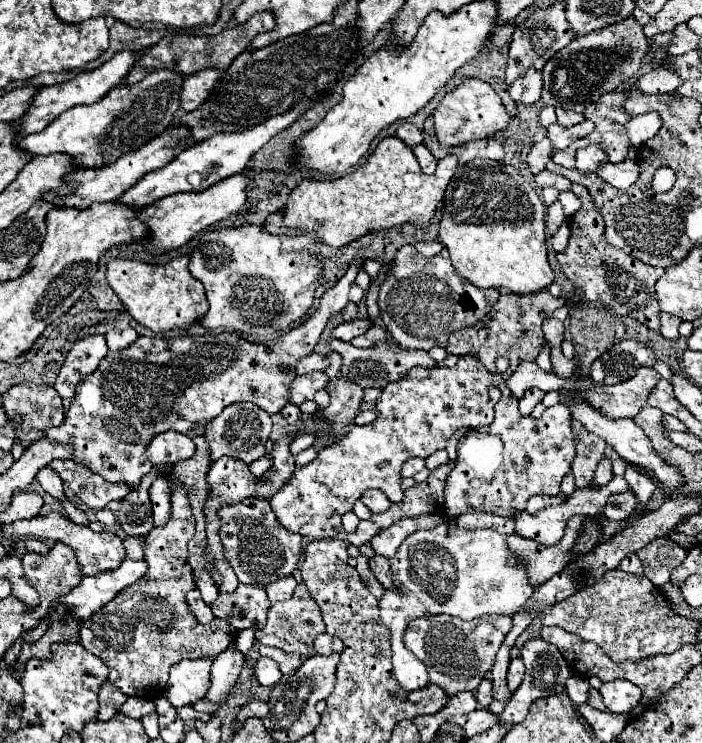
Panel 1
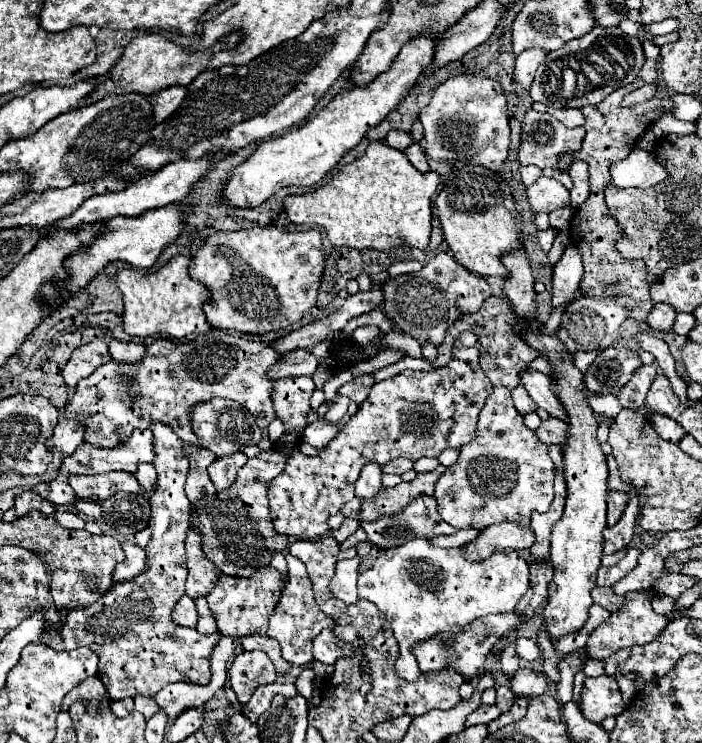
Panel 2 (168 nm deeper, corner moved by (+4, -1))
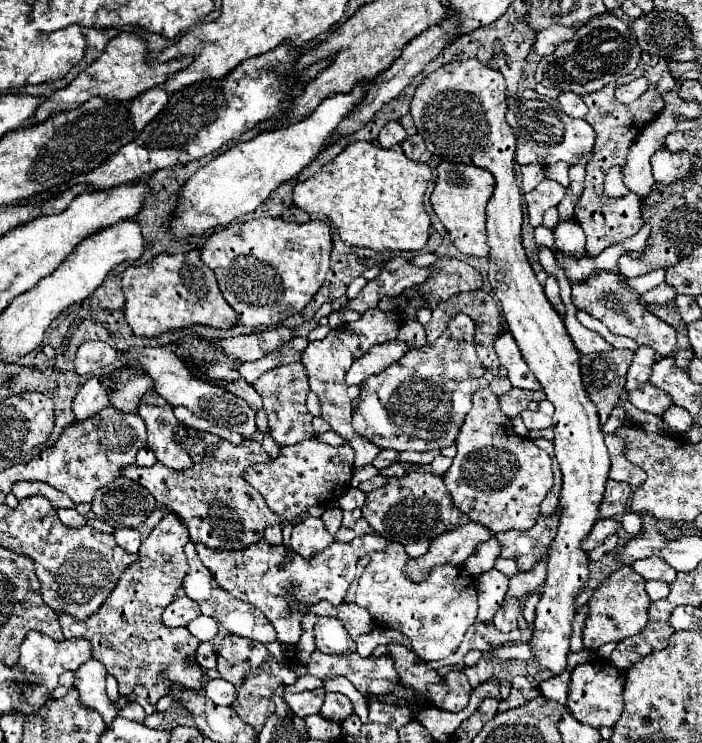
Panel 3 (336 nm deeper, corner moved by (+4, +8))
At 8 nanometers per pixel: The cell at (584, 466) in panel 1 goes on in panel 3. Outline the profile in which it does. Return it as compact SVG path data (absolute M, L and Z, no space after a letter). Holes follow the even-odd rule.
M523 410L523 422L529 430L537 430L537 428L549 428L549 416L545 416L543 412L529 412Z

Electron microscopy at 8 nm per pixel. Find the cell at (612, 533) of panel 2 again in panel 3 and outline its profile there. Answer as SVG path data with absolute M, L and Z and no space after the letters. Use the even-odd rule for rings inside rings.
M599 520L599 524L595 524L595 528L591 530L591 536L587 536L587 540L583 542L583 548L593 550L595 546L601 546L609 534L617 534L621 530L621 522L617 520Z

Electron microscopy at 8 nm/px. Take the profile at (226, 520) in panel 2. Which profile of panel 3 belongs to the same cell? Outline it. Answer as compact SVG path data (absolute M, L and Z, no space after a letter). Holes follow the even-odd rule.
M185 424L179 426L179 436L183 436L183 444L187 444L187 452L191 452L191 458L195 460L193 468L187 472L171 472L171 468L157 462L151 468L121 468L121 476L145 486L157 502L169 506L185 522L193 542L201 542L211 550L245 550L263 538L267 526L281 524L279 516L267 508L263 496L243 478L247 466L271 462L271 456L263 450L261 442L247 440L241 446L233 446L231 442L221 440L219 446L207 446L197 438L195 430ZM207 448L211 448L215 456L205 458L203 452L207 452Z

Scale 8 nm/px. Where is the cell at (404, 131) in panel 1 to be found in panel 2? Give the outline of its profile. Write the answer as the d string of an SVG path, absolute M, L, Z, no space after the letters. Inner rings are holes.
M389 131L387 137L385 137L385 143L393 149L399 149L399 151L405 151L413 141L409 137L409 133L405 131Z

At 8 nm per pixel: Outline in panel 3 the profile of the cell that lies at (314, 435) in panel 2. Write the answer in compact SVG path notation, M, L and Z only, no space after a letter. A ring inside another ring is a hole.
M369 308L361 316L361 320L351 322L345 328L331 330L323 340L309 342L309 346L305 348L305 352L301 356L301 362L303 362L303 366L307 370L307 376L309 376L309 386L319 396L323 420L329 422L331 430L337 432L339 436L343 436L355 448L355 468L363 468L363 466L371 464L381 450L375 444L371 444L369 440L363 440L363 438L355 436L355 432L351 428L353 404L351 404L351 400L347 396L345 374L351 368L351 364L357 358L361 358L369 348L373 348L377 344L385 344L385 342L397 338L397 330L401 326L399 322L401 322L399 314L395 314L395 312L381 312L379 308Z

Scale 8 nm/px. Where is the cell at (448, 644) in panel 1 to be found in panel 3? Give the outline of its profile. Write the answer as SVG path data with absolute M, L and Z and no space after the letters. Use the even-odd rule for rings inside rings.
M543 560L543 564L537 564L531 572L521 572L519 576L515 576L515 580L509 582L509 590L507 590L505 600L509 600L509 598L525 600L529 594L537 592L537 588L543 586L543 582L545 582L545 576L547 576L545 568L547 566Z

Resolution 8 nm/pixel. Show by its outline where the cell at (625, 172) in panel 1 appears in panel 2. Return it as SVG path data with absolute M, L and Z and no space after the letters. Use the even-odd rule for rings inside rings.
M633 149L627 159L613 163L611 177L617 187L653 187L667 179L667 171L643 149Z

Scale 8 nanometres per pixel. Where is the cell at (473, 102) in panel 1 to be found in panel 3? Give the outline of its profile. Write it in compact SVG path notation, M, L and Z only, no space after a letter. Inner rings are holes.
M463 60L463 62L449 62L431 76L423 80L423 84L415 90L415 96L411 100L409 114L415 120L417 132L427 142L427 150L435 156L441 156L449 162L463 162L473 164L479 168L489 170L495 176L495 194L487 204L487 244L489 244L489 284L503 304L503 316L507 322L509 332L513 334L517 346L523 352L523 358L527 360L531 372L535 372L537 380L541 382L543 392L547 394L547 400L555 406L553 414L553 432L555 432L555 456L559 460L561 472L563 472L563 490L559 494L559 532L555 540L551 542L551 556L547 560L547 580L543 584L543 594L537 604L537 618L533 626L533 638L531 646L535 650L535 658L527 662L527 672L537 682L557 676L567 668L567 654L569 654L569 638L571 638L571 622L577 614L575 600L577 596L587 588L589 582L589 552L581 548L581 542L589 536L593 524L599 520L599 504L603 500L605 484L609 480L609 452L603 442L601 422L595 404L587 396L587 390L583 386L581 378L581 364L579 364L579 352L573 346L573 340L567 334L567 328L563 324L563 318L555 312L551 302L547 300L543 286L537 282L535 272L525 256L525 248L521 244L521 190L515 180L513 170L513 156L515 156L515 134L513 128L507 124L507 88L505 80L499 72L493 68L487 68L479 60Z

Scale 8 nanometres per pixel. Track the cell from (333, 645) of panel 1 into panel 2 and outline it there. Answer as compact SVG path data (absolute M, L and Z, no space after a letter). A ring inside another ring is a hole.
M323 629L313 641L313 657L321 663L333 665L337 659L347 657L351 653L353 653L353 645L349 641L335 637L331 629Z

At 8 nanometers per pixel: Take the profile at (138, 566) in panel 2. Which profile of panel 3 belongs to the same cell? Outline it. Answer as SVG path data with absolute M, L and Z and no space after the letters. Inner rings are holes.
M121 528L121 530L115 530L113 532L117 544L125 550L131 550L131 552L139 552L139 546L141 546L141 534L135 530L135 528Z

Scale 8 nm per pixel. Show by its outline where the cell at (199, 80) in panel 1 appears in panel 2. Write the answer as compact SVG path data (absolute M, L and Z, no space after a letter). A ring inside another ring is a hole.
M167 87L159 93L155 93L151 97L151 105L153 105L153 117L155 117L155 123L161 123L165 121L179 105L181 101L185 99L187 95L187 89L185 87Z

